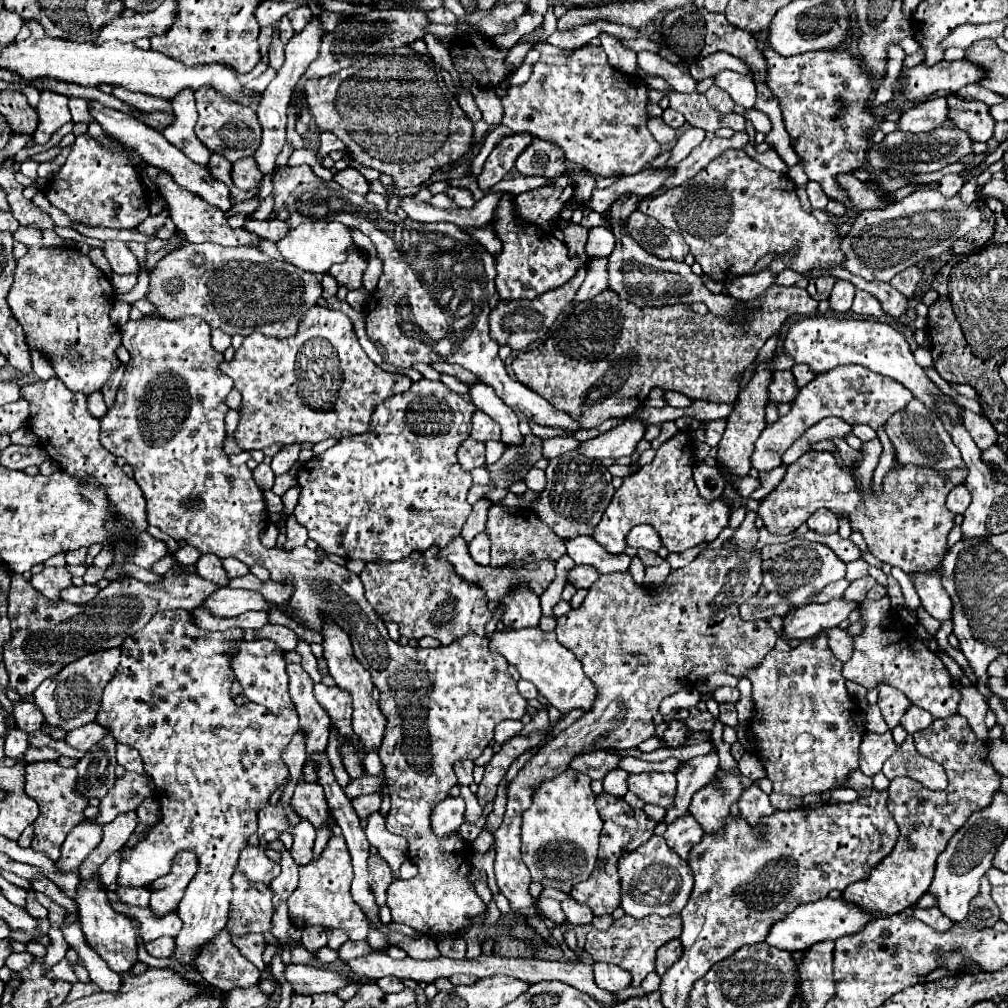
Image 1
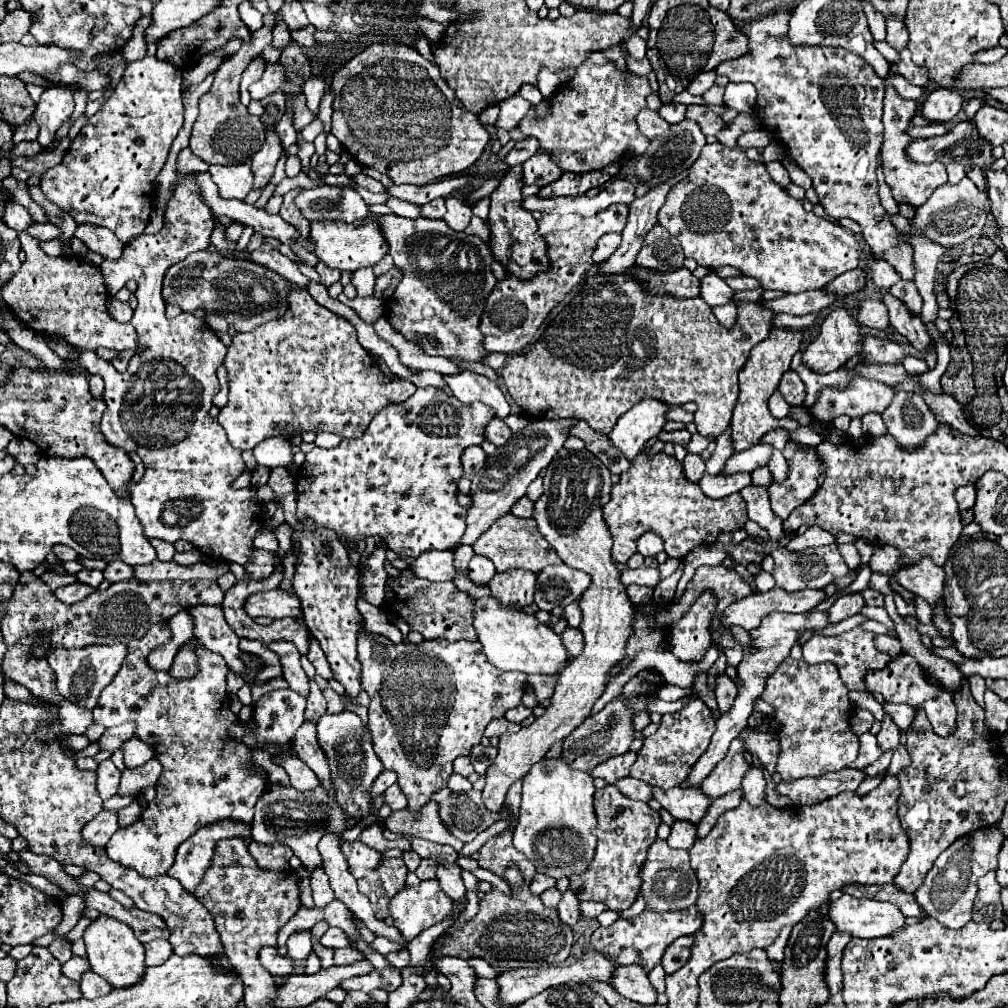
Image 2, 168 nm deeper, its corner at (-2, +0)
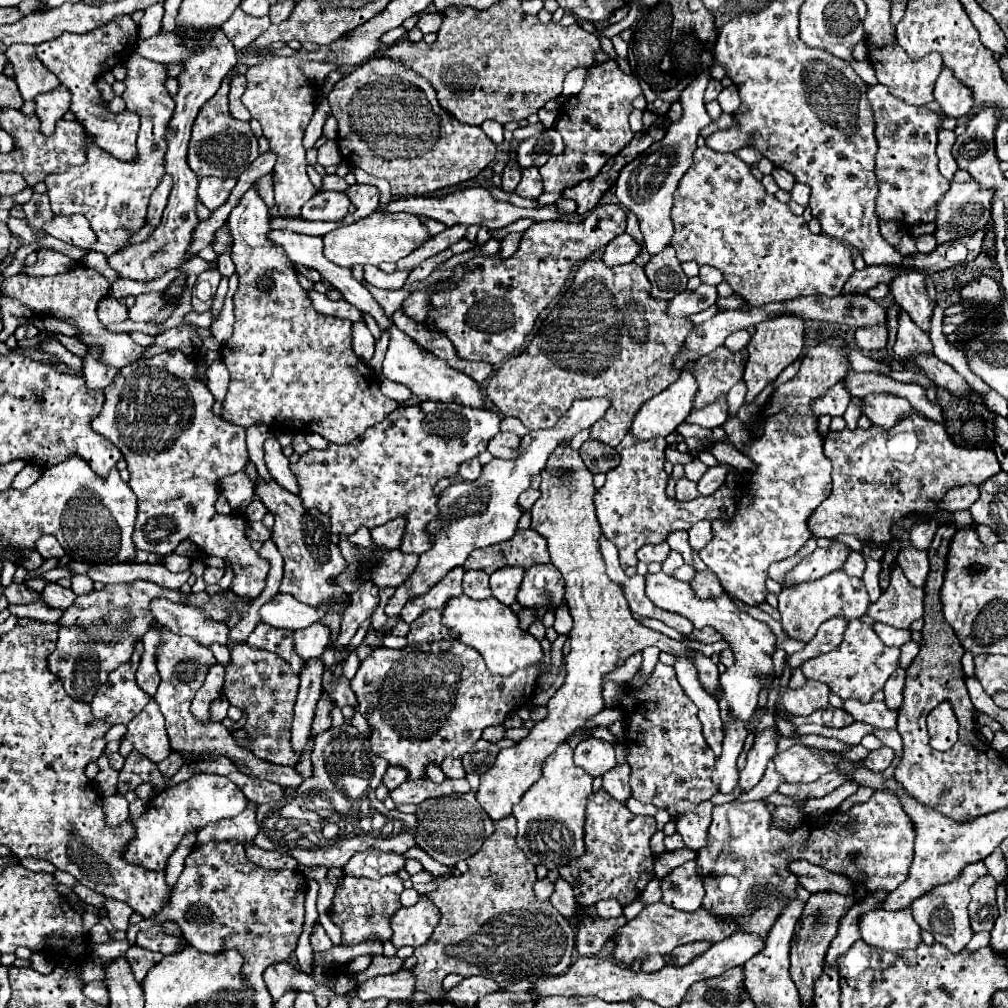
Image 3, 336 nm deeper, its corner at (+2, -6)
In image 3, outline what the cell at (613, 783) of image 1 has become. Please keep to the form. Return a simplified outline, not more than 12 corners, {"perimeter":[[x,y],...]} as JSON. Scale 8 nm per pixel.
{"perimeter":[[631,797],[625,805],[635,815],[655,815],[657,807]]}

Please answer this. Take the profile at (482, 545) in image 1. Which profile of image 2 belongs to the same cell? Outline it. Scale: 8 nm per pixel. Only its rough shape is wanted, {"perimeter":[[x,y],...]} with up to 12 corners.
{"perimeter":[[483,555],[469,561],[469,579],[489,583],[495,567]]}

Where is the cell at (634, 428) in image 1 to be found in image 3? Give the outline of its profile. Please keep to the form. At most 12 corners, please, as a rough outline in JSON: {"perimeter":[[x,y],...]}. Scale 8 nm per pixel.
{"perimeter":[[691,371],[647,401],[629,435],[655,439],[675,433],[693,409]]}

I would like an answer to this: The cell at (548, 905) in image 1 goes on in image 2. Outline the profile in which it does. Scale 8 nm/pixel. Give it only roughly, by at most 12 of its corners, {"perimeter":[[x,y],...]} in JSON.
{"perimeter":[[557,887],[541,893],[545,907],[557,907],[561,893]]}

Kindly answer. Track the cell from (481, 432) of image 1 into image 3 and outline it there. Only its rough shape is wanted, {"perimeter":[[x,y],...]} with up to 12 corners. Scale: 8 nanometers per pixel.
{"perimeter":[[497,433],[487,451],[493,457],[517,457],[521,437]]}

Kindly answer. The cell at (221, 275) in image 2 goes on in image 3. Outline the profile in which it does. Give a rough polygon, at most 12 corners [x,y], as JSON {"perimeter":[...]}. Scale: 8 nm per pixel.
{"perimeter":[[163,293],[137,295],[131,321],[149,321],[165,305]]}

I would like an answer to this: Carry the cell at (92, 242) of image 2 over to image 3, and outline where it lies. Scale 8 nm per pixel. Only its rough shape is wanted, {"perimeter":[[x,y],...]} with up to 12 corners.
{"perimeter":[[81,215],[63,217],[41,227],[63,243],[87,249],[97,241]]}

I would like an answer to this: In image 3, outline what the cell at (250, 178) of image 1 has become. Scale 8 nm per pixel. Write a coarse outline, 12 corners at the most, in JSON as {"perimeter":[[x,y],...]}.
{"perimeter":[[199,179],[199,201],[207,209],[223,205],[235,179]]}

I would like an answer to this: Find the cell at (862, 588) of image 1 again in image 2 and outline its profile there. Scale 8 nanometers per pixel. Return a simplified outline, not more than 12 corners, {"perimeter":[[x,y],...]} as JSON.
{"perimeter":[[861,593],[839,597],[829,609],[829,621],[855,615],[865,605]]}

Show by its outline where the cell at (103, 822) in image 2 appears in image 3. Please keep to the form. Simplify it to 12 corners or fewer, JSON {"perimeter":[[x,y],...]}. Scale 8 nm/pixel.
{"perimeter":[[121,793],[103,799],[109,825],[129,819],[129,801]]}

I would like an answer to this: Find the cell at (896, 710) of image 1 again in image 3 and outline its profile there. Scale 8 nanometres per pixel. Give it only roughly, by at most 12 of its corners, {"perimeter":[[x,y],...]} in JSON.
{"perimeter":[[893,749],[871,751],[863,761],[871,771],[885,771],[895,757]]}

